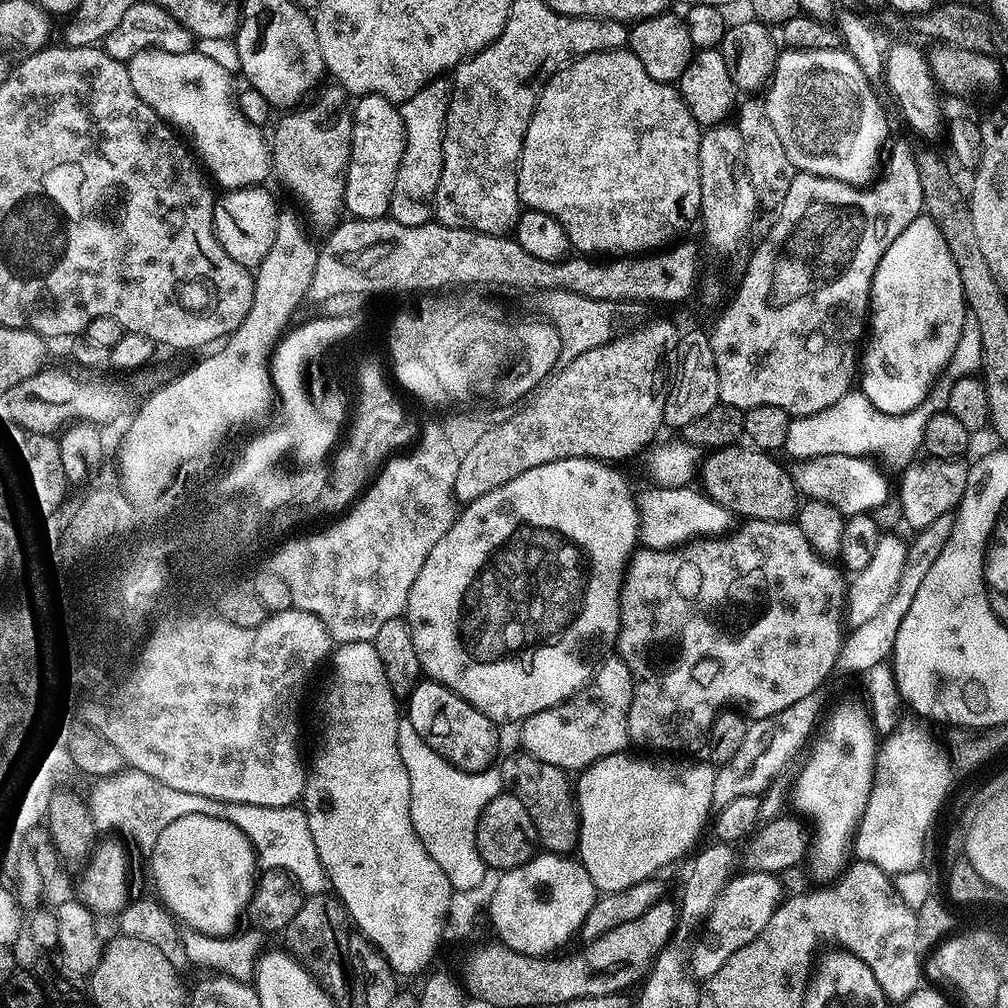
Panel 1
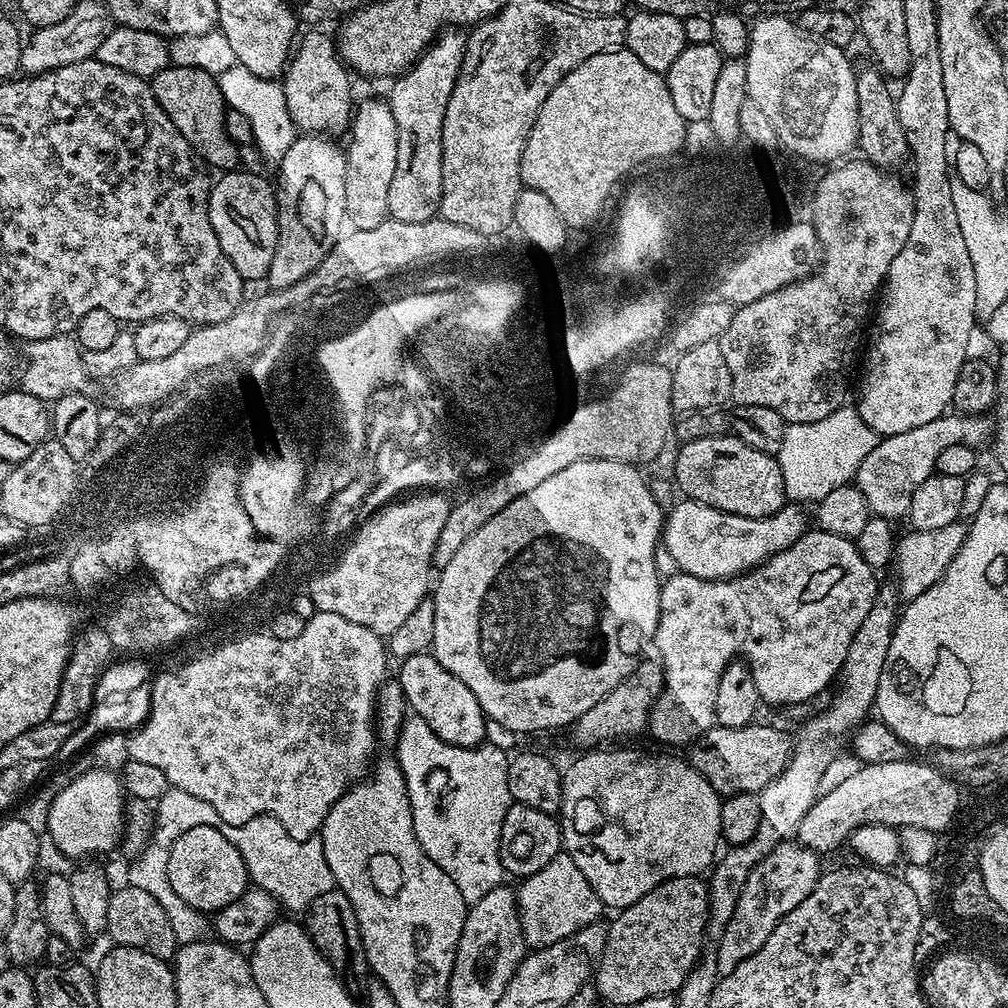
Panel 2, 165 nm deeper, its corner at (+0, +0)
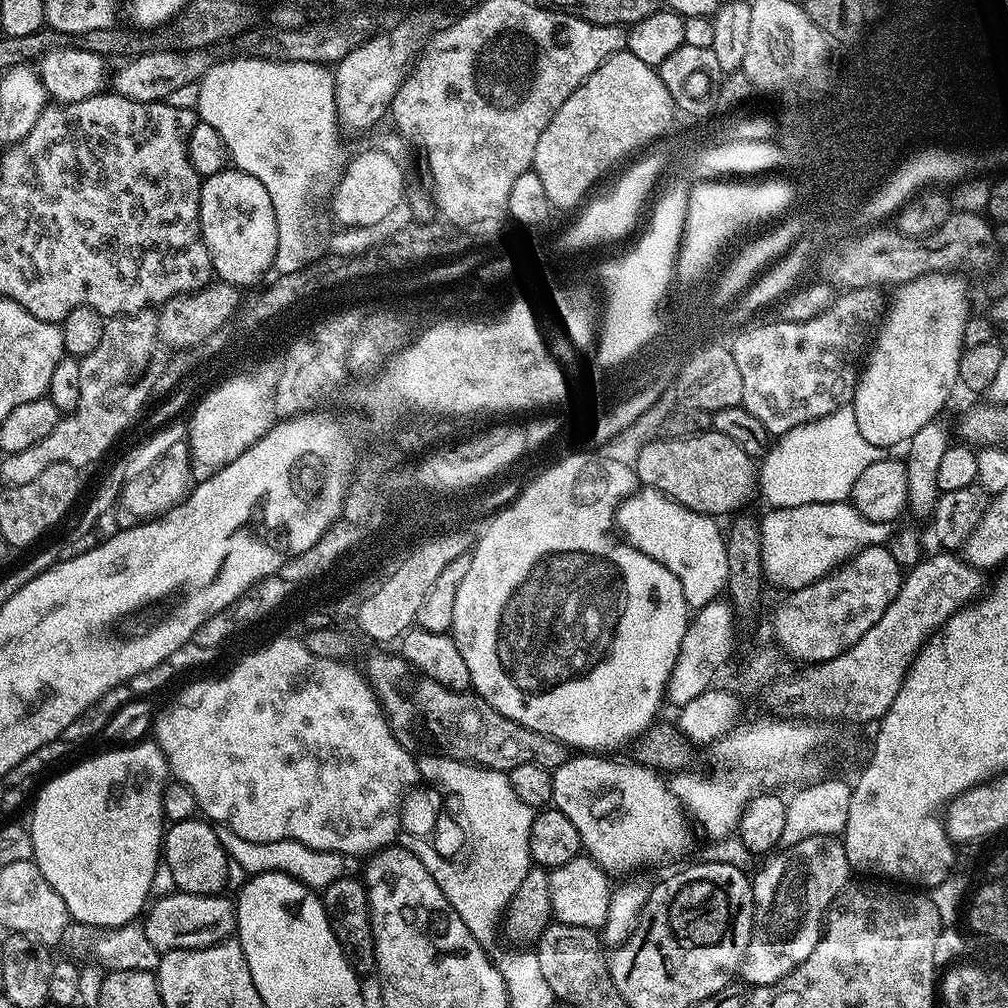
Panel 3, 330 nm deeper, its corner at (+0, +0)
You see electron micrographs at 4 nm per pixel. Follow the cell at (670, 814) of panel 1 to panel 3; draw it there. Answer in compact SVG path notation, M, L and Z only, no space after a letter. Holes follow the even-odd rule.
M576 754L552 772L552 804L562 814L566 814L570 822L574 822L581 849L609 874L632 872L635 868L660 864L663 860L672 860L682 855L688 848L690 820L684 805L673 794L665 777L643 764L623 764L620 760L603 758L600 754Z

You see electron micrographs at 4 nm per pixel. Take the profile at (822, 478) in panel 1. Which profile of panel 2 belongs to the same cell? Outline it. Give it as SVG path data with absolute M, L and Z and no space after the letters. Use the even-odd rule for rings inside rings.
M945 414L934 418L934 422L926 422L926 426L914 426L914 430L906 430L906 434L894 434L877 439L874 450L866 454L866 458L858 466L854 477L855 487L866 498L868 511L871 515L881 516L883 520L899 521L898 518L907 517L908 507L912 501L912 494L926 480L936 472L938 454L946 450L946 446L964 444L973 450L979 449L979 444L984 444L993 439L994 424L984 414Z

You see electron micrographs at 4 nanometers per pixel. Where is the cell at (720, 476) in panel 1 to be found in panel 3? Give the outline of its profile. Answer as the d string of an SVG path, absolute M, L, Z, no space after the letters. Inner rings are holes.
M711 430L676 439L656 439L650 442L638 454L634 471L637 481L643 487L658 490L682 506L713 518L738 511L743 504L750 503L752 495L755 497L758 492L758 468L753 457L748 456L746 450L742 450L742 446L734 442L734 438L726 438L726 434L718 434Z

